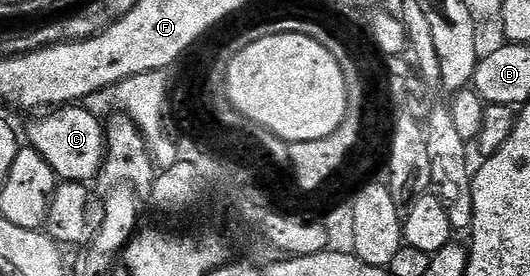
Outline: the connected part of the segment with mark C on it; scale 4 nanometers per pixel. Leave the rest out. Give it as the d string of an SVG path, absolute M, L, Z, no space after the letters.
M58 107L53 111L43 112L30 125L29 148L40 151L54 174L62 181L80 181L90 183L97 178L102 170L102 163L106 155L106 131L103 122L96 115L90 115L83 107Z

